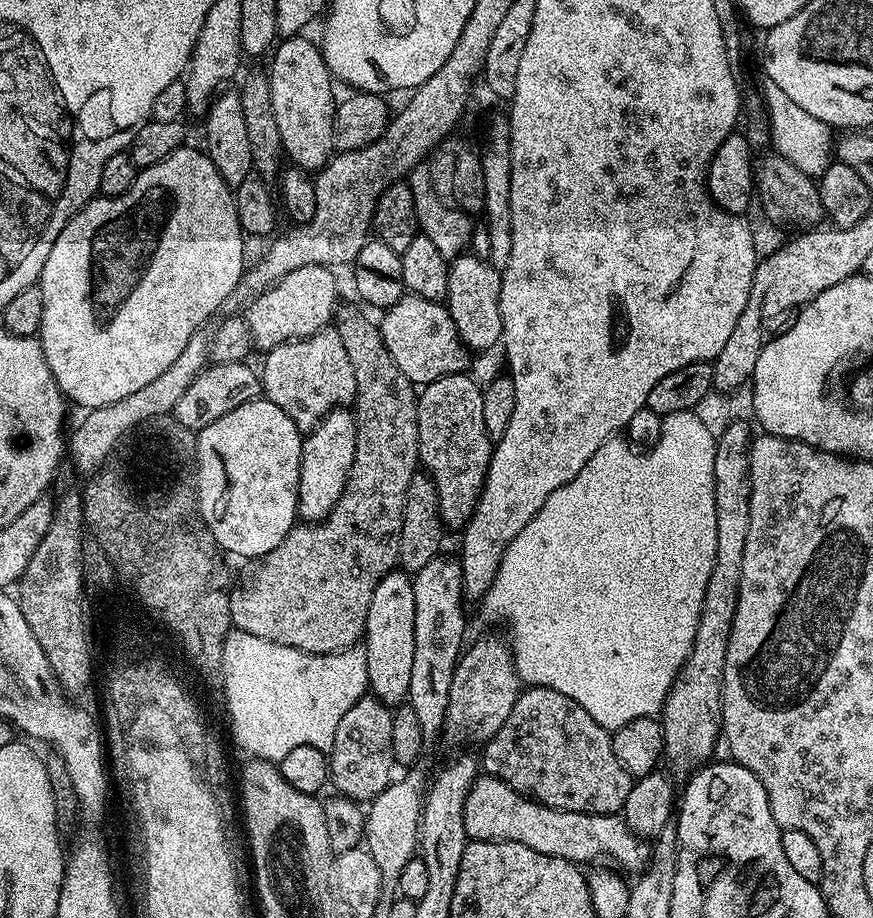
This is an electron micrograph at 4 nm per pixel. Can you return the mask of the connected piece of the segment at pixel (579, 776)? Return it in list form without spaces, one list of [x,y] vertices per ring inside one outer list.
[[[525,687],[514,702],[514,710],[510,710],[510,718],[502,722],[502,730],[486,741],[483,748],[482,768],[487,775],[497,776],[523,796],[531,796],[539,804],[558,810],[615,816],[623,809],[626,794],[630,794],[634,783],[634,777],[614,755],[612,732],[605,725],[594,722],[578,702],[566,698],[566,694],[558,690]]]

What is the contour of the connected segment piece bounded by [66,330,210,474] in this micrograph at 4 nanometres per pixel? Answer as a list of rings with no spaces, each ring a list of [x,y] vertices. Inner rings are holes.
[[[207,331],[196,332],[190,342],[186,342],[182,354],[169,368],[162,370],[154,382],[142,386],[142,390],[134,390],[134,394],[126,398],[118,398],[118,402],[110,402],[110,406],[98,406],[87,409],[83,413],[80,425],[71,429],[66,440],[66,456],[78,471],[91,474],[100,468],[101,463],[112,455],[112,449],[121,443],[140,424],[146,423],[155,416],[169,415],[177,406],[178,398],[186,394],[186,386],[198,378],[198,374],[205,368],[210,360],[210,336]]]

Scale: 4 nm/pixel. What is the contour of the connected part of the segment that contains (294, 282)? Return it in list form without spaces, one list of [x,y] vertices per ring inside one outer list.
[[[321,264],[302,266],[302,270],[286,274],[274,286],[252,299],[243,313],[243,318],[250,328],[253,345],[257,349],[267,350],[286,344],[289,340],[305,340],[318,330],[329,327],[338,310],[336,275],[333,269],[324,268]]]

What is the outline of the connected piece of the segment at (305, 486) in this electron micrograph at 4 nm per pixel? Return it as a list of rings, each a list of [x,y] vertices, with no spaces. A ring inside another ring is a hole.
[[[347,407],[327,412],[318,426],[303,437],[300,477],[298,478],[299,519],[304,522],[324,520],[334,510],[334,502],[342,498],[342,490],[348,481],[350,466],[354,466],[356,449],[356,418]]]

